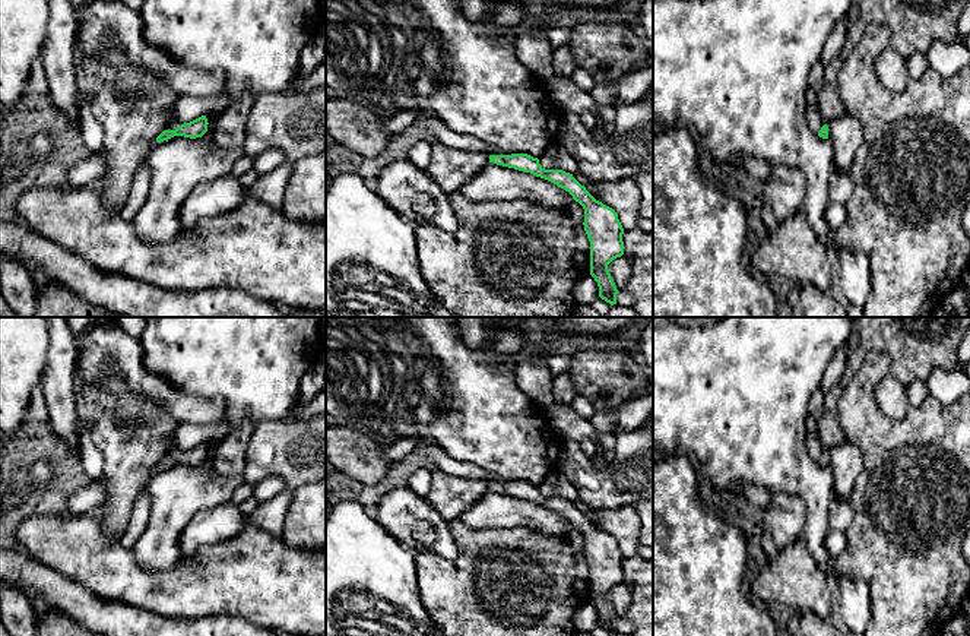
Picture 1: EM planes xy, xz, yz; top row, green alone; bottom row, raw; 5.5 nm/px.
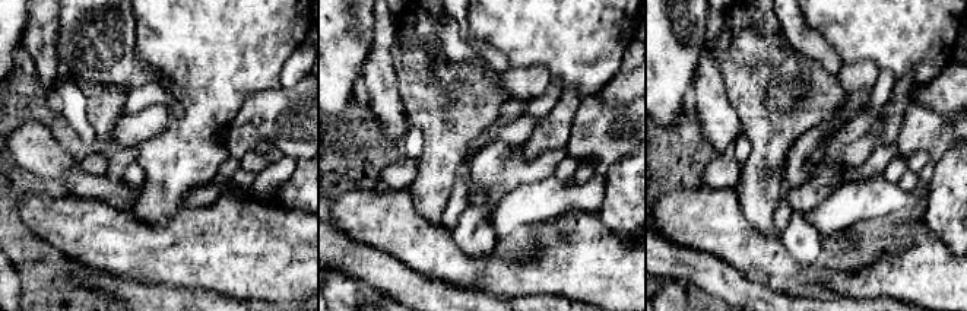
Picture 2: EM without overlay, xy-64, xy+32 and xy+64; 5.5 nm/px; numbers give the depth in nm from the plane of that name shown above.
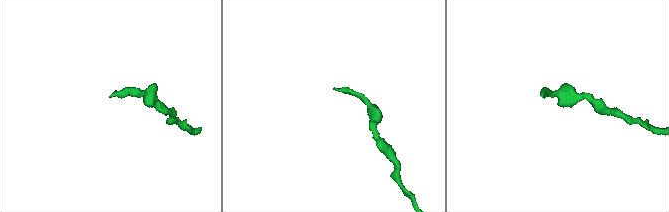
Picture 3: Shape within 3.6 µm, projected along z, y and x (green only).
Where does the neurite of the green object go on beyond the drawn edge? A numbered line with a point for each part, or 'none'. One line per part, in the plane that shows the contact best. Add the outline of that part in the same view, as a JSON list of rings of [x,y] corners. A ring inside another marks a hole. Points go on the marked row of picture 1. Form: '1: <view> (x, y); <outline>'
1: xy (173, 123); [[[175,114],[168,116],[165,130],[175,130],[181,123],[177,120]]]

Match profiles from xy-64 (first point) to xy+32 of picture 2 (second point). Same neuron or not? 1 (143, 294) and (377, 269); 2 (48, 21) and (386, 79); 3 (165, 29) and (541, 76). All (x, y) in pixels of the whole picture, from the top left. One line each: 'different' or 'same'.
1: same
2: same
3: different

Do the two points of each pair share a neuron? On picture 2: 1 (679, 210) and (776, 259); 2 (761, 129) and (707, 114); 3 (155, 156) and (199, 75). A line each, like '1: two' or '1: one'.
1: one
2: two
3: one

